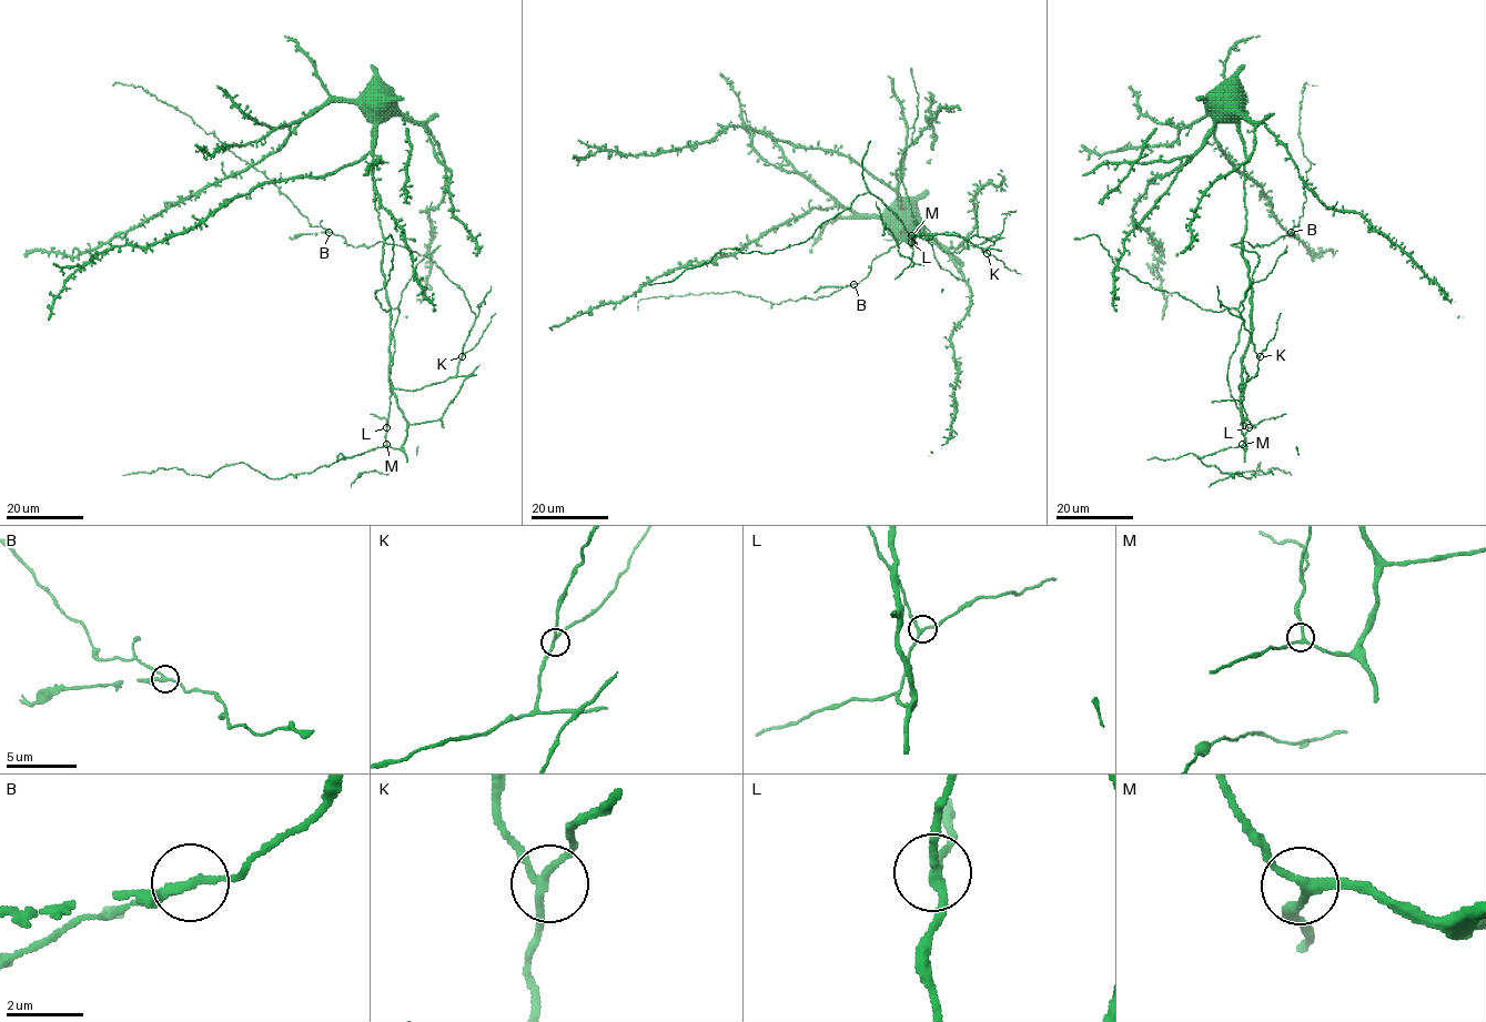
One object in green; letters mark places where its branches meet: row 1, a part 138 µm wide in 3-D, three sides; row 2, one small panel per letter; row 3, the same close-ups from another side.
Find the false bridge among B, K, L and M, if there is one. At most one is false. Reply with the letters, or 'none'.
B

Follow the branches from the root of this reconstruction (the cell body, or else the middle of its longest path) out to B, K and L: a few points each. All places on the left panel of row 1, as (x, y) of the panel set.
B: (380, 110), (384, 103), (386, 115), (373, 131), (373, 190), (383, 240), (354, 248), (329, 232)
K: (380, 110), (384, 103), (373, 131), (373, 190), (383, 240), (428, 256), (463, 291), (475, 320), (462, 356)
L: (380, 110), (384, 103), (373, 190), (391, 391), (407, 425), (400, 448), (387, 444), (386, 427)

